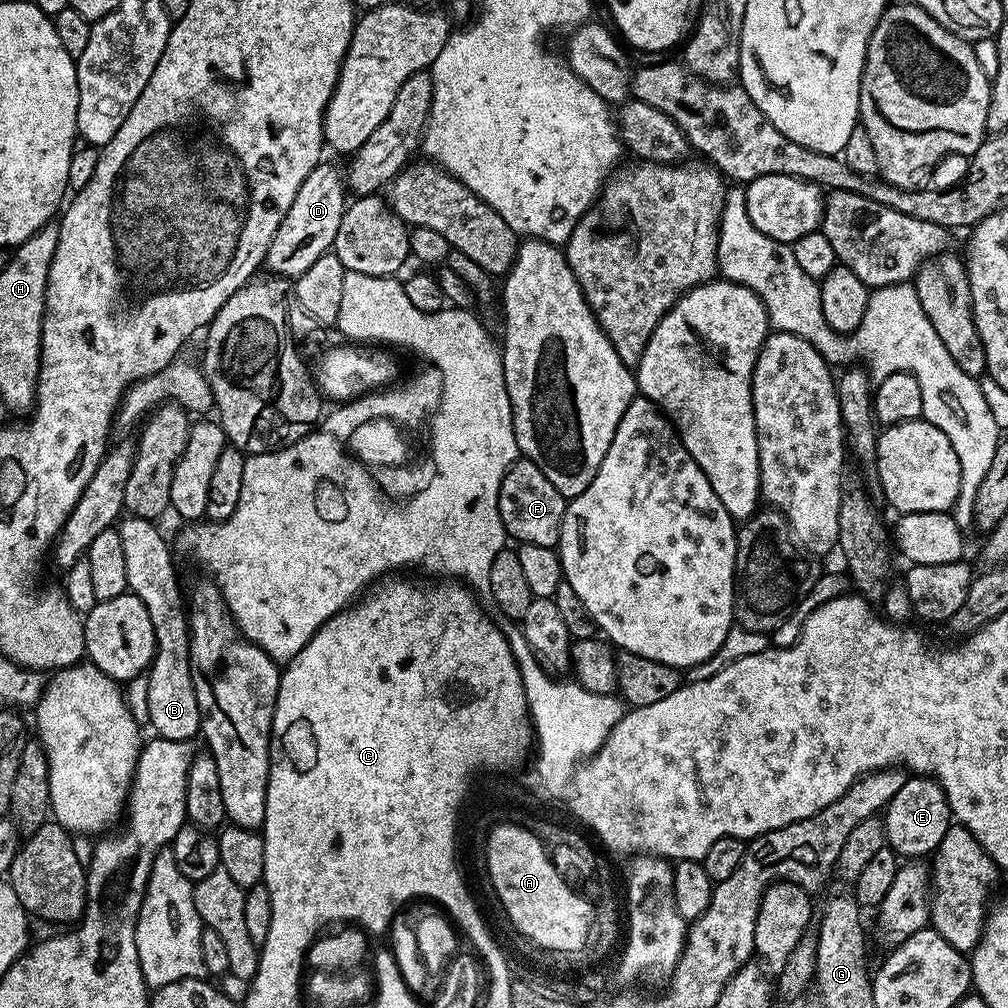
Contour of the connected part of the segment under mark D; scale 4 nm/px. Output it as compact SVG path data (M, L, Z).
M321 162L317 164L314 171L306 174L306 182L302 182L302 186L298 186L298 194L294 194L294 202L290 202L290 210L286 210L286 214L270 242L264 259L267 271L277 276L295 278L306 274L306 270L310 270L310 266L314 266L314 262L318 262L318 258L322 258L322 254L331 252L332 243L338 234L338 226L342 226L342 214L346 207L344 196L346 197L346 176L341 169L339 172L338 169L331 168L327 162Z

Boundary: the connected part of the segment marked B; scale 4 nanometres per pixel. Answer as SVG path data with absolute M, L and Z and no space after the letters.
M125 515L117 525L117 532L122 539L122 550L125 551L125 565L128 589L146 606L150 622L154 625L156 654L147 673L147 708L148 722L161 739L168 741L195 741L201 735L200 707L198 694L194 694L194 678L190 666L190 642L188 641L188 616L184 590L181 590L174 560L170 548L153 521Z

